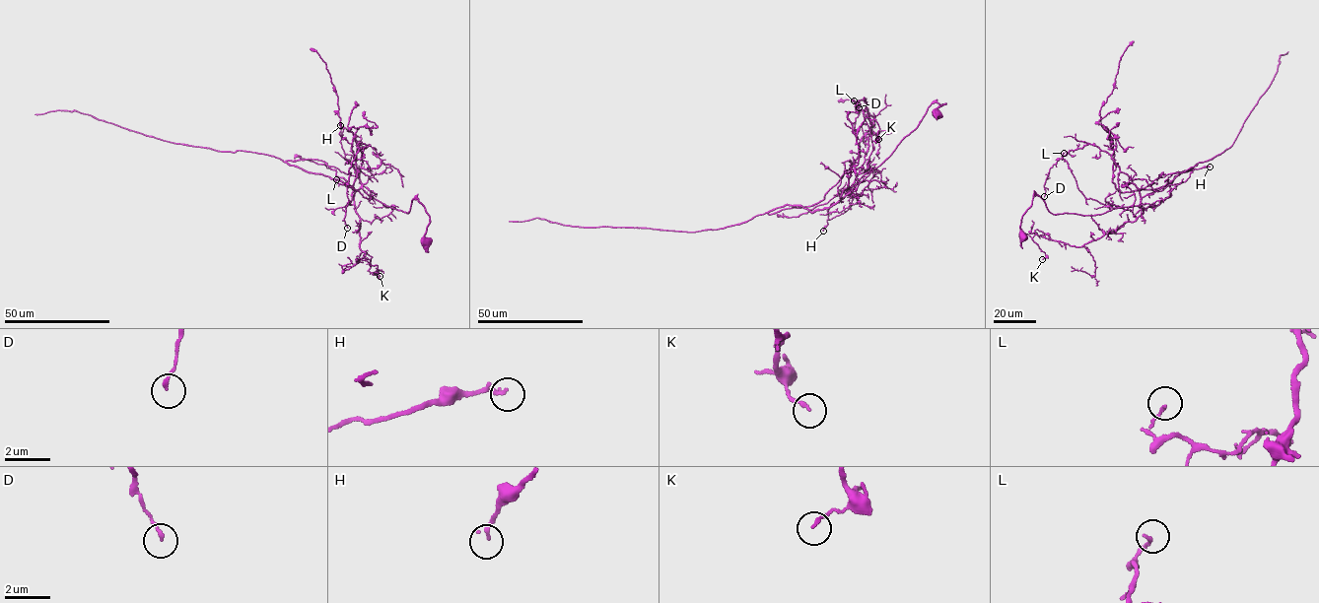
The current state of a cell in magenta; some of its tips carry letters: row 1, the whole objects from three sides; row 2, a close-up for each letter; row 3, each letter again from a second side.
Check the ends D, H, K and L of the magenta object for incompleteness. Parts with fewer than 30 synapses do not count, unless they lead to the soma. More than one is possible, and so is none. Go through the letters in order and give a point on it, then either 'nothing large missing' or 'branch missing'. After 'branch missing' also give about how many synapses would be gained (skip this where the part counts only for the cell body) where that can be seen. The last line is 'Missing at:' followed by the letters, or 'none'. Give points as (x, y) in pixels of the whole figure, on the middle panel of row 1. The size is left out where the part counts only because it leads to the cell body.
D: (859, 107) | nothing large missing
H: (823, 231) | nothing large missing
K: (878, 139) | nothing large missing
L: (854, 100) | nothing large missing
Missing at: none

